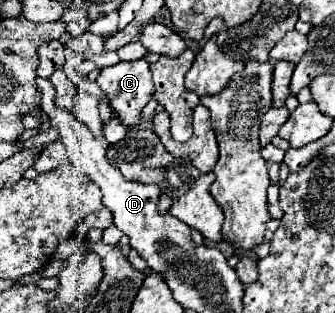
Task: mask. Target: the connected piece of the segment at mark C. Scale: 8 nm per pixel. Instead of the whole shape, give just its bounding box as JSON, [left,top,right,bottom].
[97,60,153,128]

